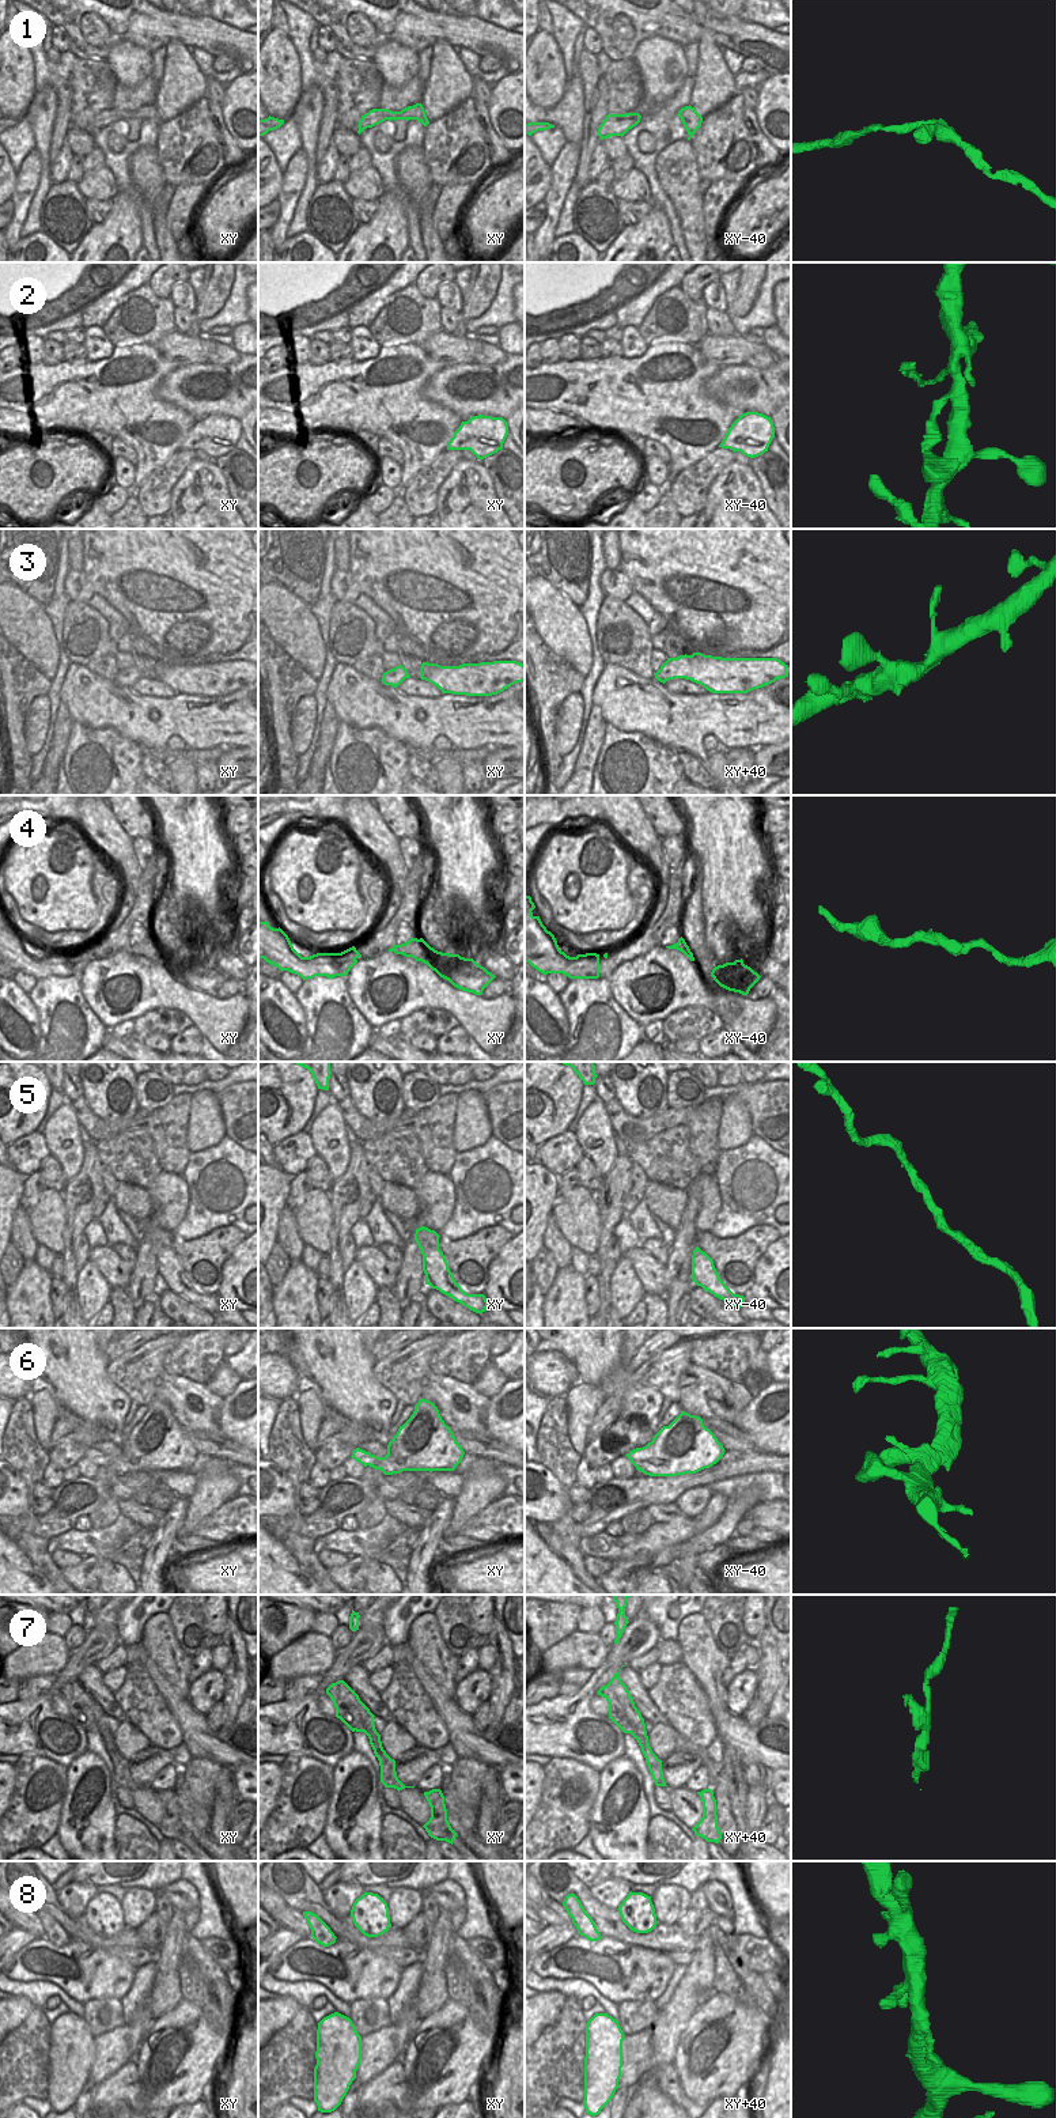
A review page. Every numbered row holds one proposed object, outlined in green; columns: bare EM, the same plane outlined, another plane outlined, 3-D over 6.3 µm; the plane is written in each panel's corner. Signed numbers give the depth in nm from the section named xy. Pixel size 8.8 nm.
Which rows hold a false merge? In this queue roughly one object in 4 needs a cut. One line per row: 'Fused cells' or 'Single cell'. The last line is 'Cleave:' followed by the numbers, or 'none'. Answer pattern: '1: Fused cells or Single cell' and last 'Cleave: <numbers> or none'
1: Single cell
2: Single cell
3: Single cell
4: Single cell
5: Single cell
6: Single cell
7: Fused cells
8: Single cell
Cleave: 7

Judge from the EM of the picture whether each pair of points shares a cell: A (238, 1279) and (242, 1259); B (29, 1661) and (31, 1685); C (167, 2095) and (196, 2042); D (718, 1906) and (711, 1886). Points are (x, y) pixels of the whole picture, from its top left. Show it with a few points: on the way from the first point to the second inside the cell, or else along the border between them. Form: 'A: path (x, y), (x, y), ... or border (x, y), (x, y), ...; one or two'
A: path (242, 1274), (242, 1264); one
B: border (55, 1672), (30, 1676), (22, 1682); two
C: path (178, 2081), (186, 2073), (186, 2056); one
D: path (716, 1901), (715, 1891); one

